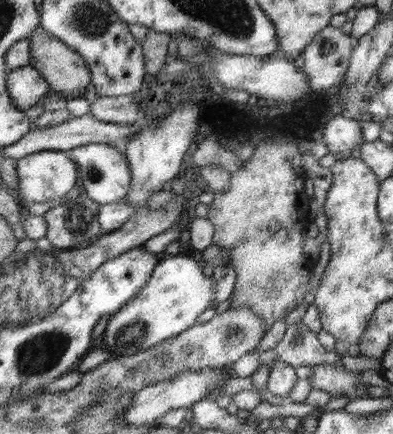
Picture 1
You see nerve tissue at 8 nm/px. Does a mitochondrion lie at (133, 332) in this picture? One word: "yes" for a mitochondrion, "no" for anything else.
yes

